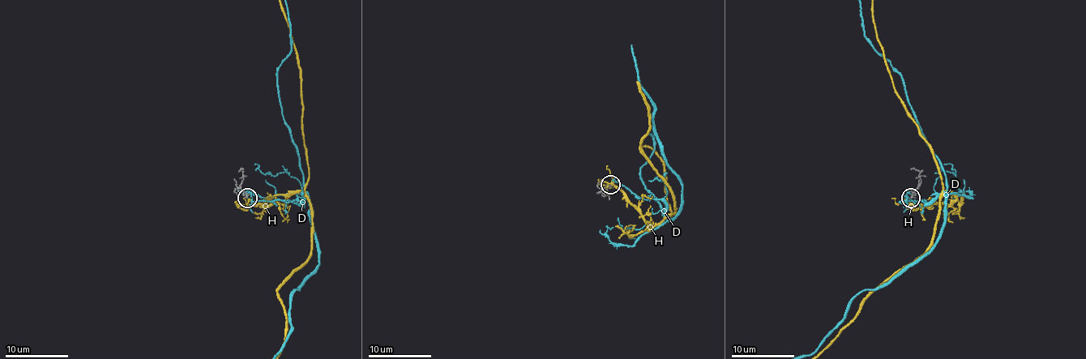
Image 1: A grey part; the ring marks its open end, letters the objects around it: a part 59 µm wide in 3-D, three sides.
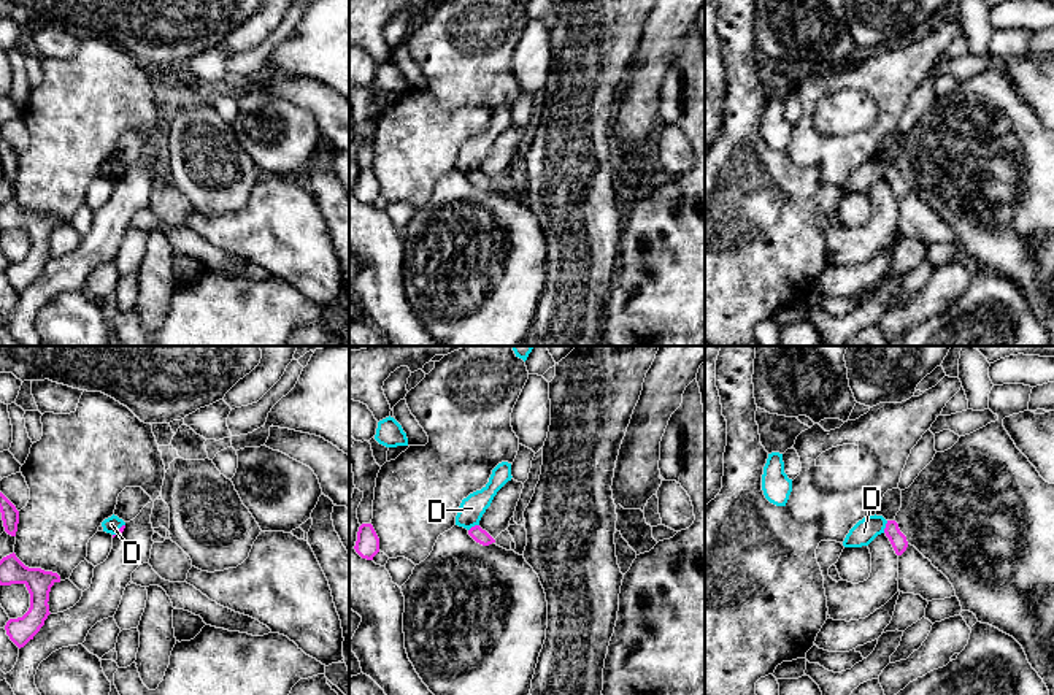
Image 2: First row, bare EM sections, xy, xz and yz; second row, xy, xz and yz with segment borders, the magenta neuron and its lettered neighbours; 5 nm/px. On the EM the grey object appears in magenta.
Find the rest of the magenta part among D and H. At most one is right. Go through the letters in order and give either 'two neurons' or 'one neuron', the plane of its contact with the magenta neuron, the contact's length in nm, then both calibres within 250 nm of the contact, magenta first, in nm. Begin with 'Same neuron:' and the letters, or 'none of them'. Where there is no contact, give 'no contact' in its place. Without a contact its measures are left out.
Same neuron: H
D: two neurons; contact in yz; length 70 nm; calibres 80 and 120 nm
H: one neuron; no contact

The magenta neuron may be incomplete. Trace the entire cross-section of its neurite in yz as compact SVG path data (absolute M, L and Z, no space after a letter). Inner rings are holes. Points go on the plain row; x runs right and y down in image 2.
M887 165L884 178L889 182L895 198L902 200L908 192L908 186L906 181L900 176L898 168L895 165Z

